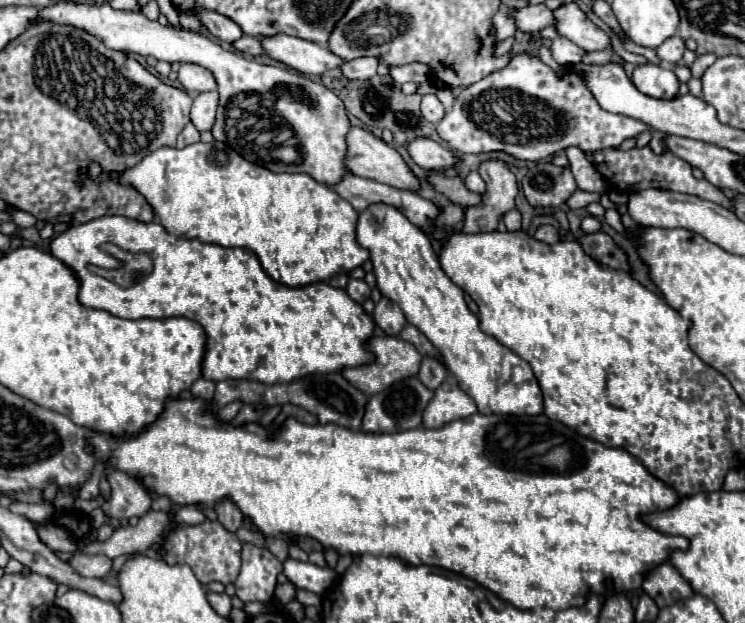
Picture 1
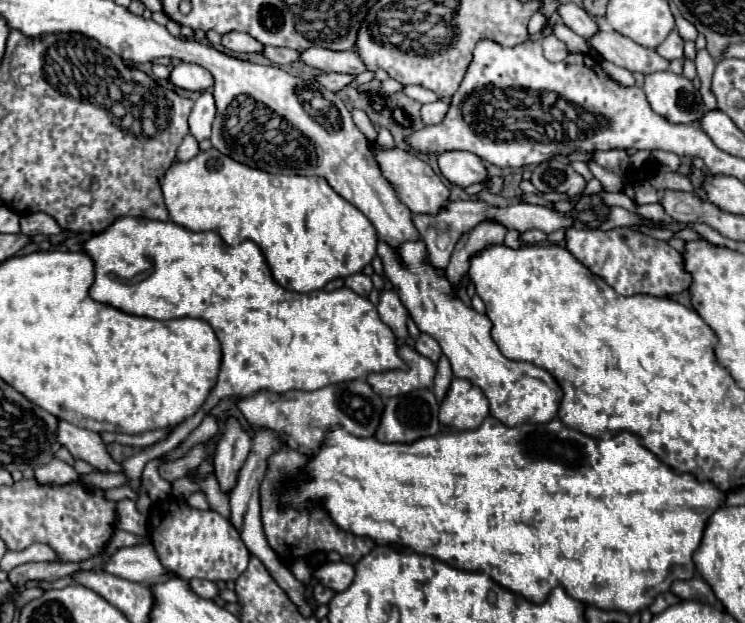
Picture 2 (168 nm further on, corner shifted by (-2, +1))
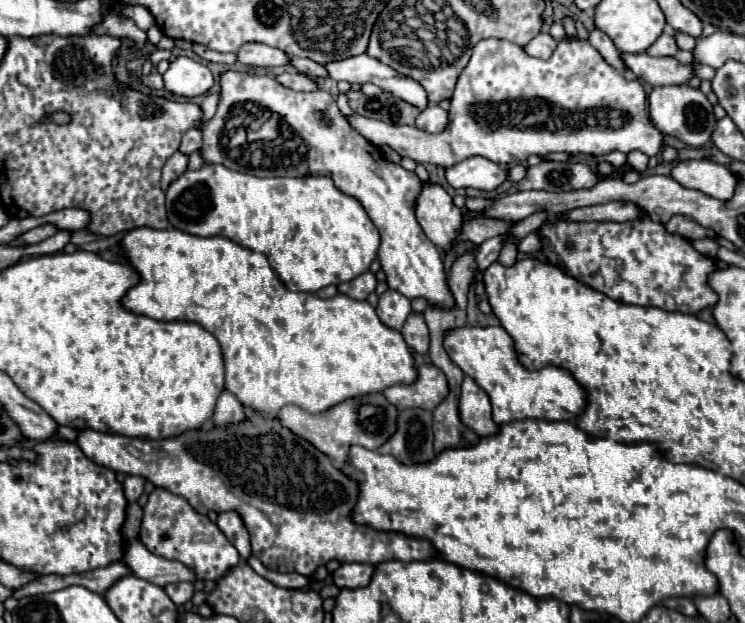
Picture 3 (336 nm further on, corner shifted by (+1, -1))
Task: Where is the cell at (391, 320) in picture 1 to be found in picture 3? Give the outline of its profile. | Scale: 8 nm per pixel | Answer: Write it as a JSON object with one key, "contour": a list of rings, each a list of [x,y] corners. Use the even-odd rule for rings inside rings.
{"contour":[[[387,290],[385,294],[379,296],[377,316],[389,328],[401,330],[409,312],[411,312],[411,300],[405,298],[403,294],[399,294],[397,290]]]}

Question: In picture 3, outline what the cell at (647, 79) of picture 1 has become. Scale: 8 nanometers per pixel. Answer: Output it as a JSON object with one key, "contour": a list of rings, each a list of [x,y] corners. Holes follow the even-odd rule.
{"contour":[[[657,86],[649,94],[649,114],[653,124],[663,132],[669,134],[689,146],[705,146],[711,140],[711,134],[717,126],[717,120],[713,116],[713,104],[707,100],[707,96],[691,86]]]}

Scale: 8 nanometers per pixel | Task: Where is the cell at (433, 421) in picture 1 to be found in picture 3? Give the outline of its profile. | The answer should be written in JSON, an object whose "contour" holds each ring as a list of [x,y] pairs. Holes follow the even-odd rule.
{"contour":[[[465,376],[461,386],[461,400],[459,400],[459,414],[461,420],[475,430],[479,436],[491,436],[499,432],[499,426],[491,418],[491,402],[483,388],[469,376]]]}

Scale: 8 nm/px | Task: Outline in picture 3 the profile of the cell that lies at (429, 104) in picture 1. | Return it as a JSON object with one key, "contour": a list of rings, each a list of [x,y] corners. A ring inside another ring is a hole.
{"contour":[[[427,106],[419,116],[417,116],[417,122],[415,126],[419,130],[425,130],[429,134],[439,134],[445,130],[447,126],[447,112],[439,106]]]}

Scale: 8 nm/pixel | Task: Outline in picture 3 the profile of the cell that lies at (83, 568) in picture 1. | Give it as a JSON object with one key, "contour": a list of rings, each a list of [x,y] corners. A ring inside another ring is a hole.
{"contour":[[[131,540],[127,544],[123,562],[129,564],[135,576],[149,580],[157,586],[165,586],[171,582],[197,582],[195,572],[191,568],[181,562],[151,554],[139,540]]]}

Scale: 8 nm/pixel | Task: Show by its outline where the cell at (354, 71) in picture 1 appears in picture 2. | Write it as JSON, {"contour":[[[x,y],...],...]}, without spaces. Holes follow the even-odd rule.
{"contour":[[[330,72],[330,74],[322,74],[322,76],[318,76],[316,80],[324,86],[324,88],[328,88],[330,92],[338,92],[338,90],[342,90],[342,88],[346,88],[352,80],[354,80],[356,76],[350,76],[350,74],[338,74],[338,72]]]}

